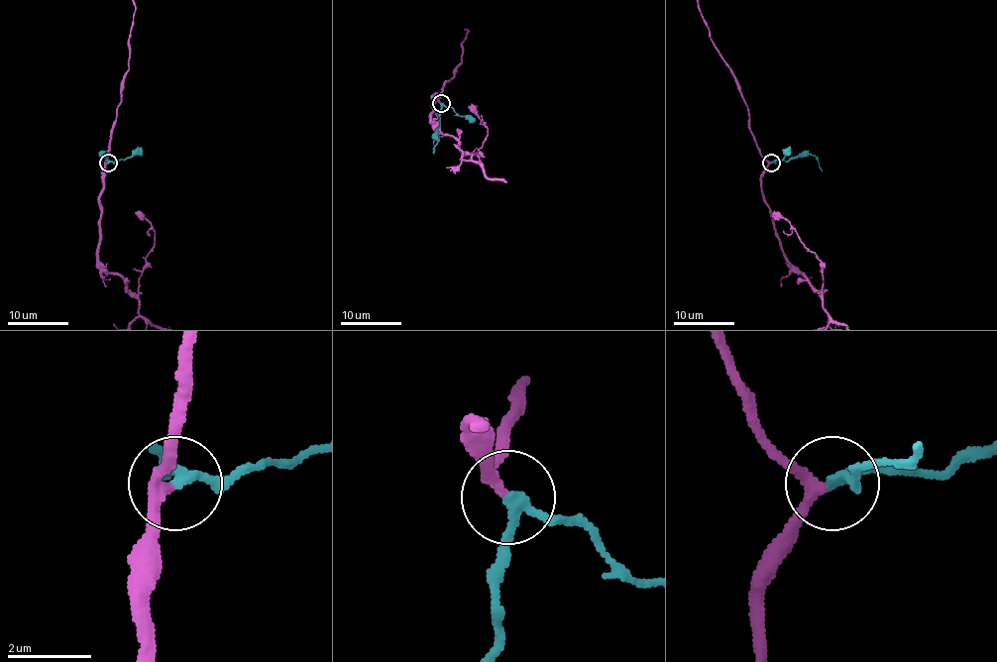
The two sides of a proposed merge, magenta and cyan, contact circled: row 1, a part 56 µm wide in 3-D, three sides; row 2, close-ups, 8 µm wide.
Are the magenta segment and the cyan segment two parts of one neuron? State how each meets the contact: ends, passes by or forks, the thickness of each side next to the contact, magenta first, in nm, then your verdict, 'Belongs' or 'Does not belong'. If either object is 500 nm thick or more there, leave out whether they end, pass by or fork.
At the ring magenta passes by. At the ring cyan passes by. Thickness 240 nm (magenta) against 200 nm. Belongs

